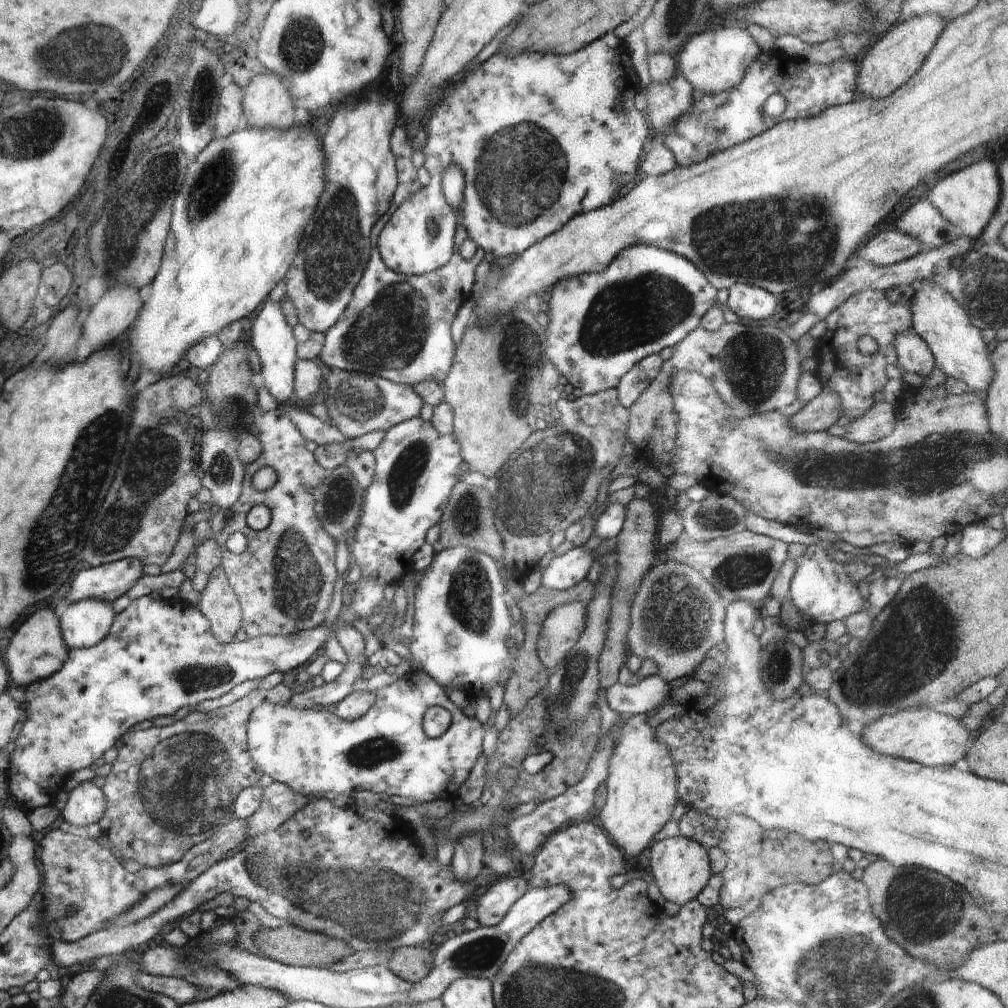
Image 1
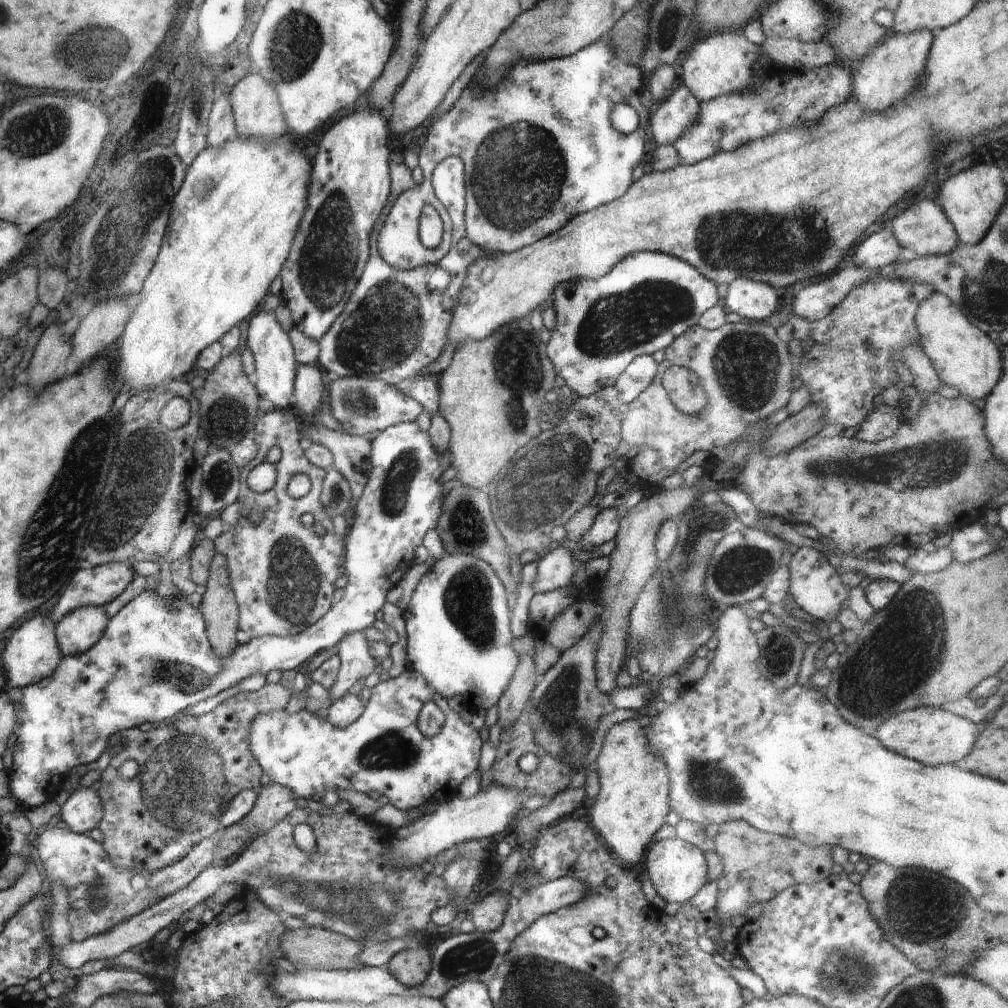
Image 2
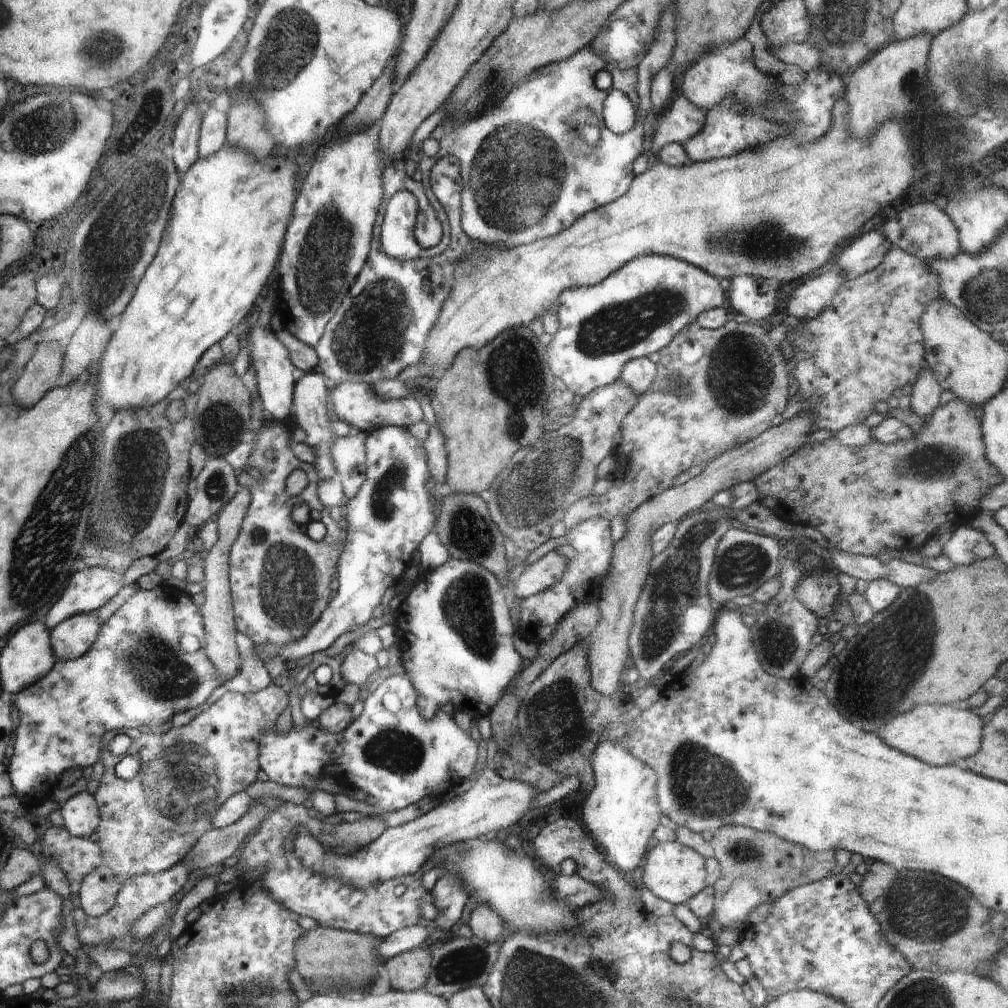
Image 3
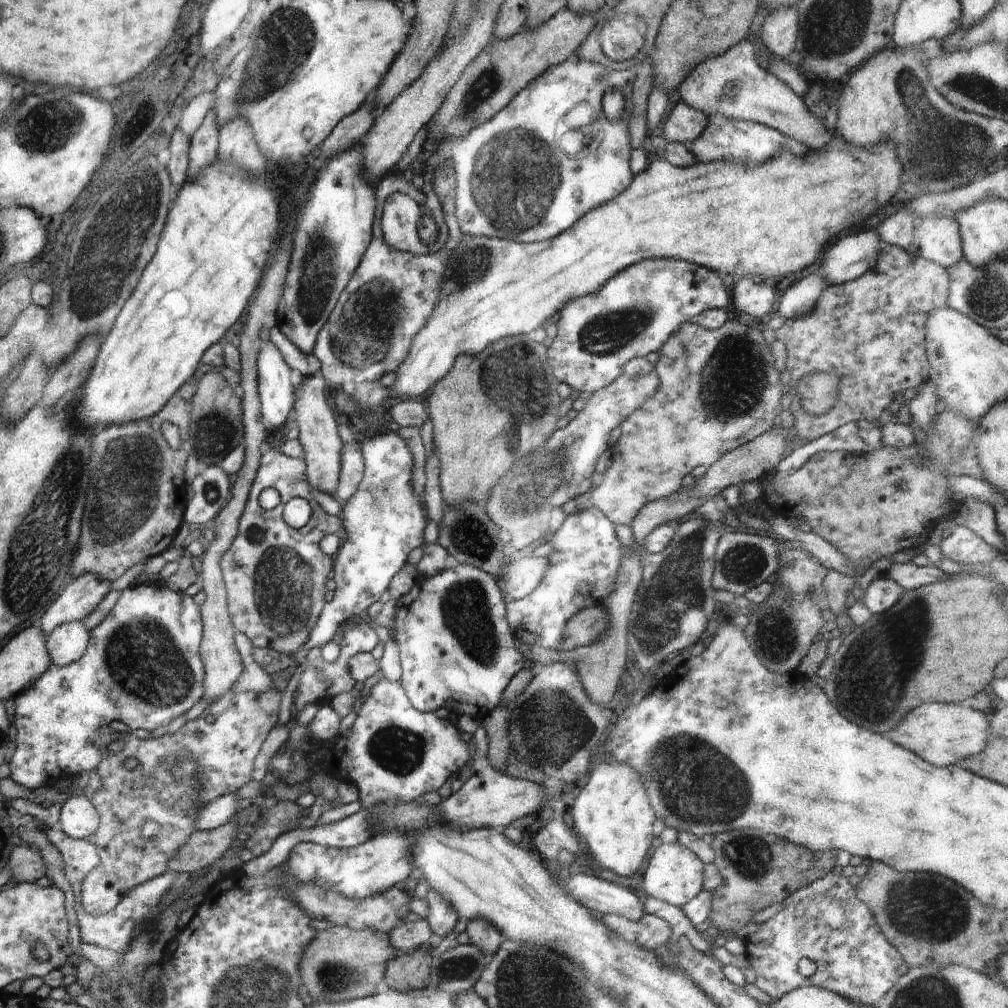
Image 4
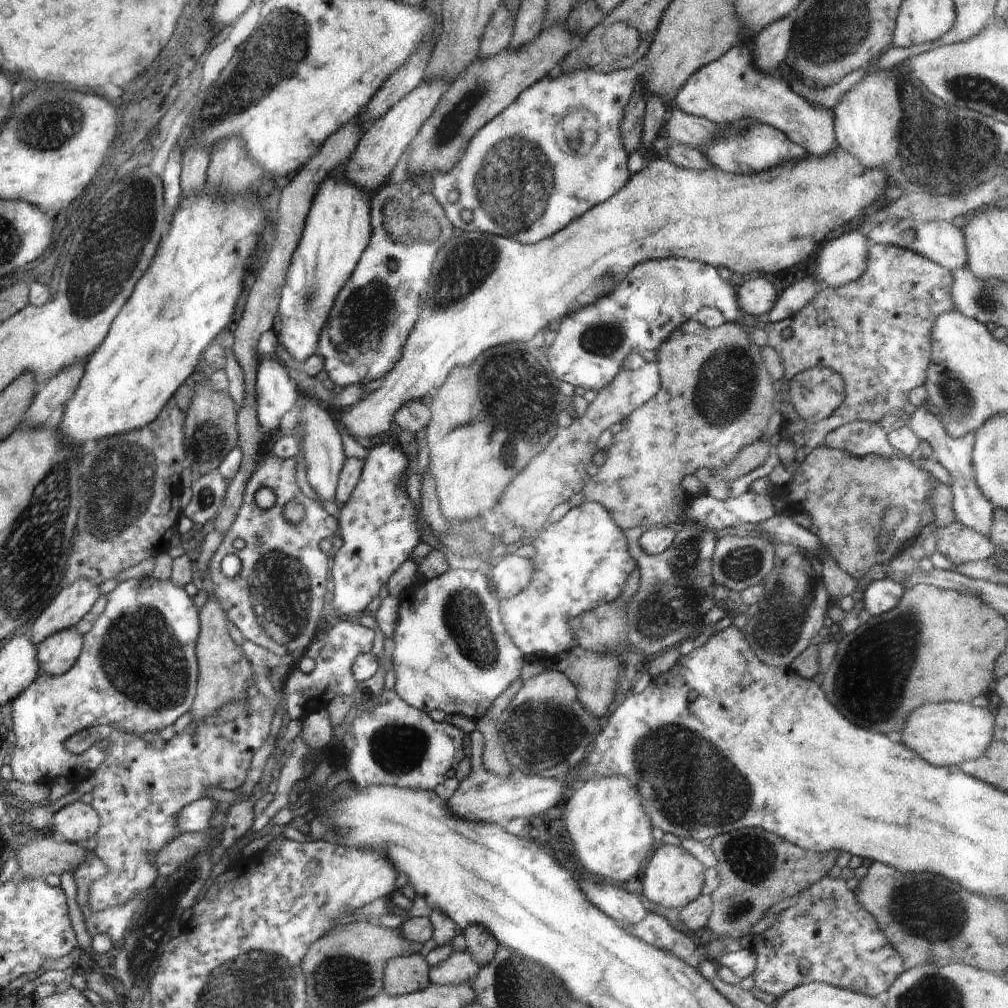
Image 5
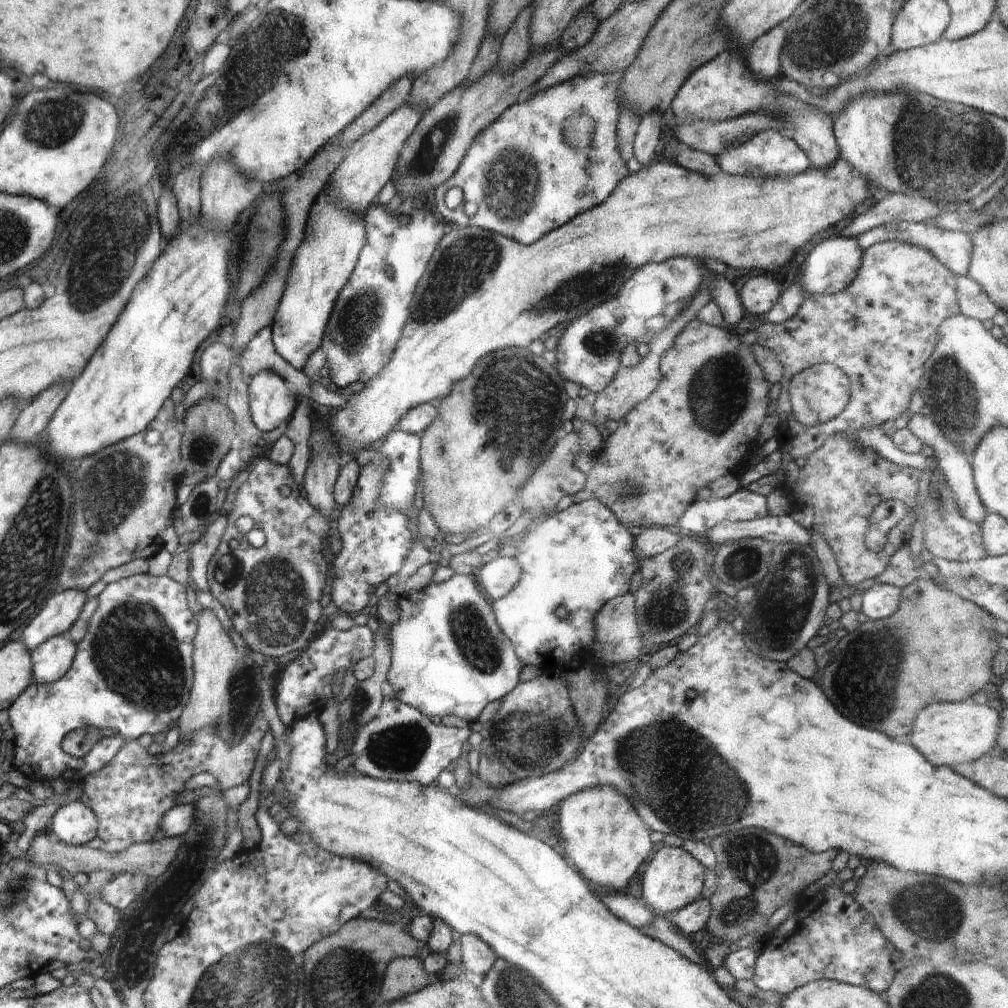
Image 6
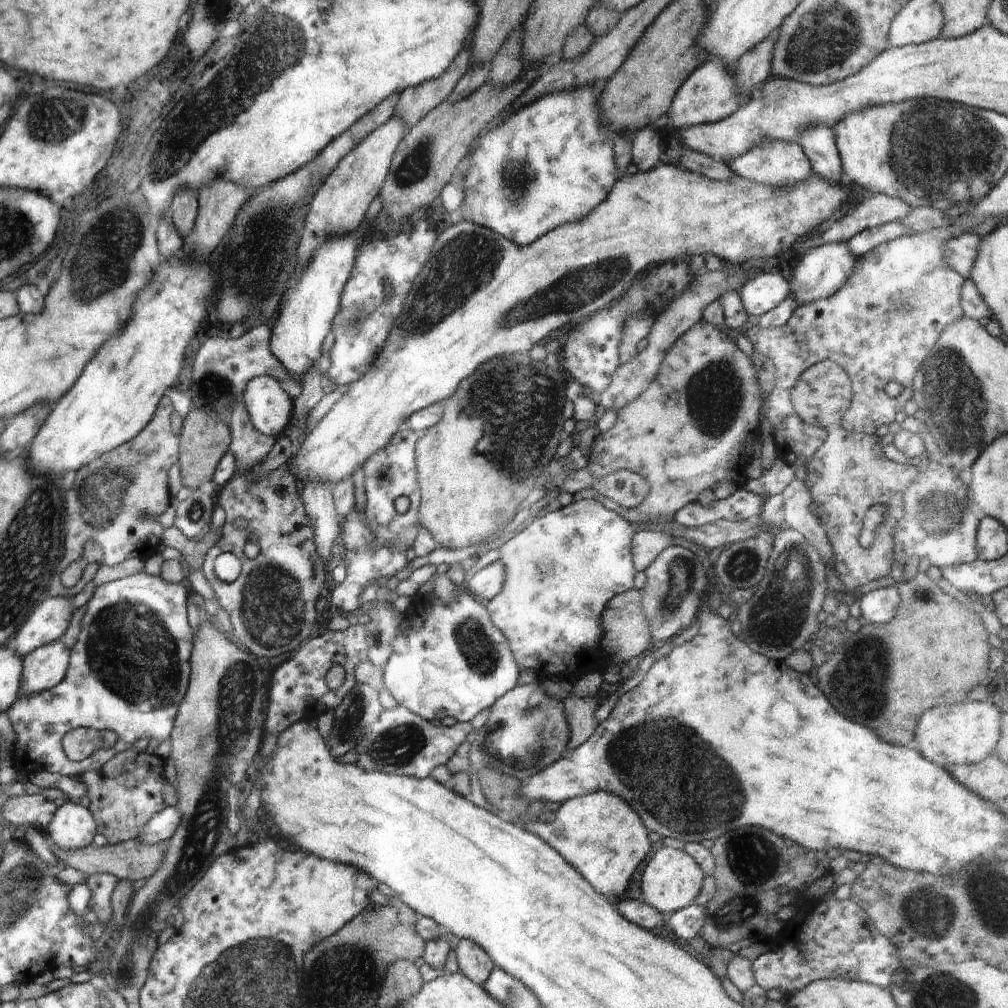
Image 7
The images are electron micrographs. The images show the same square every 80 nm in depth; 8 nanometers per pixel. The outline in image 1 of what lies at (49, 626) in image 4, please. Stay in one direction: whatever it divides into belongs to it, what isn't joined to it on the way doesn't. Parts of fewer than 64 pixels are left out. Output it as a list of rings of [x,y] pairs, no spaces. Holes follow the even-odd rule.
[[[125,558],[82,570],[65,599],[70,603],[86,597],[113,602],[134,588],[140,577],[144,576],[144,564],[140,559]]]

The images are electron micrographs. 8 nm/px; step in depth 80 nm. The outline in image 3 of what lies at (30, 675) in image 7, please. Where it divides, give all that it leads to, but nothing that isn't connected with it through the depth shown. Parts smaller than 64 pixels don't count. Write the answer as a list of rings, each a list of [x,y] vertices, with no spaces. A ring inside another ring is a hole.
[[[95,612],[77,614],[67,618],[50,630],[51,645],[55,657],[60,660],[74,660],[91,650],[98,640],[102,622]]]

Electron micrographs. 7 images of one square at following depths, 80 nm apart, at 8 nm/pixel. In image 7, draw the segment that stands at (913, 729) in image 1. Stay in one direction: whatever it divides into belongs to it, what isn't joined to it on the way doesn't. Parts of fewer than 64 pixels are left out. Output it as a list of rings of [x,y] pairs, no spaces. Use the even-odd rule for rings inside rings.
[[[972,702],[954,706],[936,706],[922,714],[916,730],[919,753],[938,766],[969,765],[994,753],[1000,734],[1000,710],[992,704]]]

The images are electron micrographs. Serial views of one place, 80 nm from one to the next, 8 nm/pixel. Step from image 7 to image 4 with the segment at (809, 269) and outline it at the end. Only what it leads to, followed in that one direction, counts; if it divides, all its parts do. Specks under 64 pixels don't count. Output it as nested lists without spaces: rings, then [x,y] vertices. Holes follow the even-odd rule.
[[[876,231],[858,232],[840,238],[825,250],[822,260],[825,277],[829,284],[845,283],[870,270],[881,253],[882,240]]]

